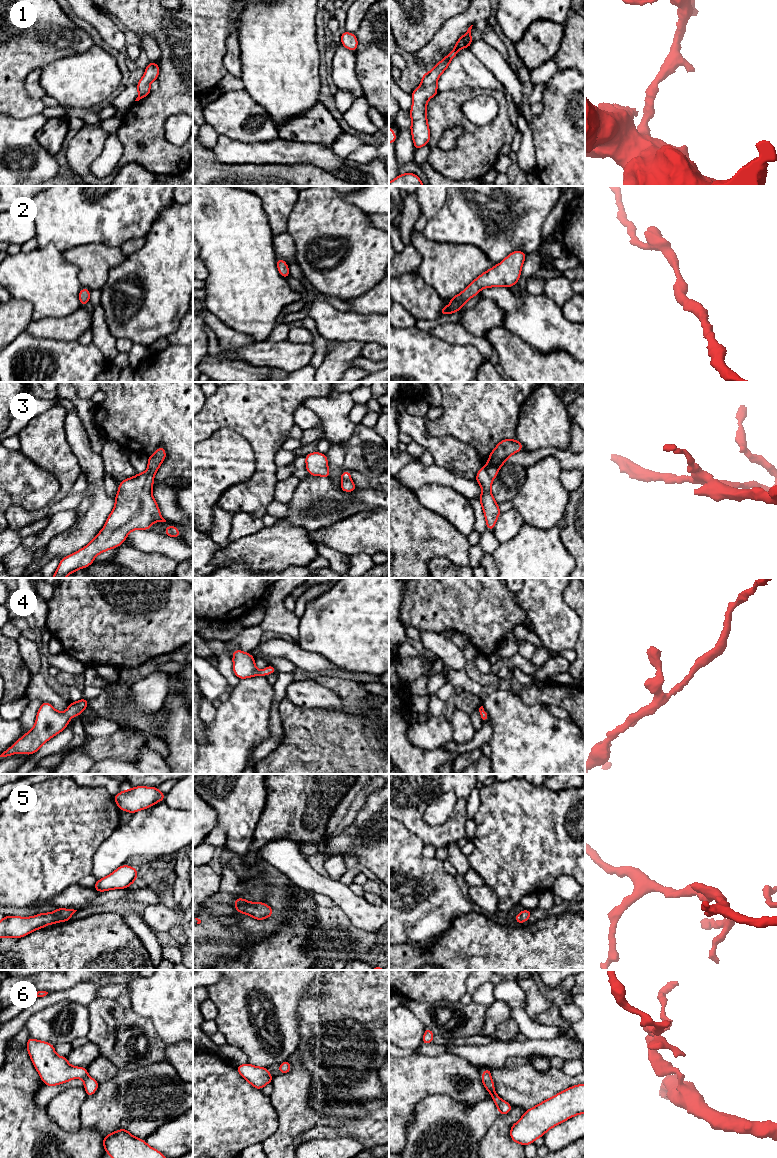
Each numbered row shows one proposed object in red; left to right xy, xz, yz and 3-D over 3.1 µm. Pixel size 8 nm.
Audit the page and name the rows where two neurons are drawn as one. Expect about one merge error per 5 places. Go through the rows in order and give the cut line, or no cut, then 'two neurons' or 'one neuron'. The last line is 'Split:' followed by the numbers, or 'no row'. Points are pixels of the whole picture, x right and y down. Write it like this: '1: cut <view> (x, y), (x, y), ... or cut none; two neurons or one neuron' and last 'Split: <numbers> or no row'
1: cut none; one neuron
2: cut none; one neuron
3: cut none; one neuron
4: cut none; one neuron
5: cut none; one neuron
6: cut none; one neuron
Split: no row

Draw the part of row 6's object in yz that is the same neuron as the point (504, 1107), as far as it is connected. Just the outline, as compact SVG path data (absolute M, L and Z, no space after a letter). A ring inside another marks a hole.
M487 1068L482 1072L482 1083L487 1091L491 1094L491 1099L496 1103L498 1108L498 1114L508 1114L511 1109L512 1105L506 1101L503 1101L496 1093L494 1088L494 1082L491 1079L491 1070Z

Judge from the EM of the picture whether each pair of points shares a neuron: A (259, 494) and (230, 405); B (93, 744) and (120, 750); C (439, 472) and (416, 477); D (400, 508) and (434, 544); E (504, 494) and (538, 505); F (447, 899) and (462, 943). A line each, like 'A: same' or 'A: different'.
A: same
B: same
C: same
D: same
E: different
F: different

